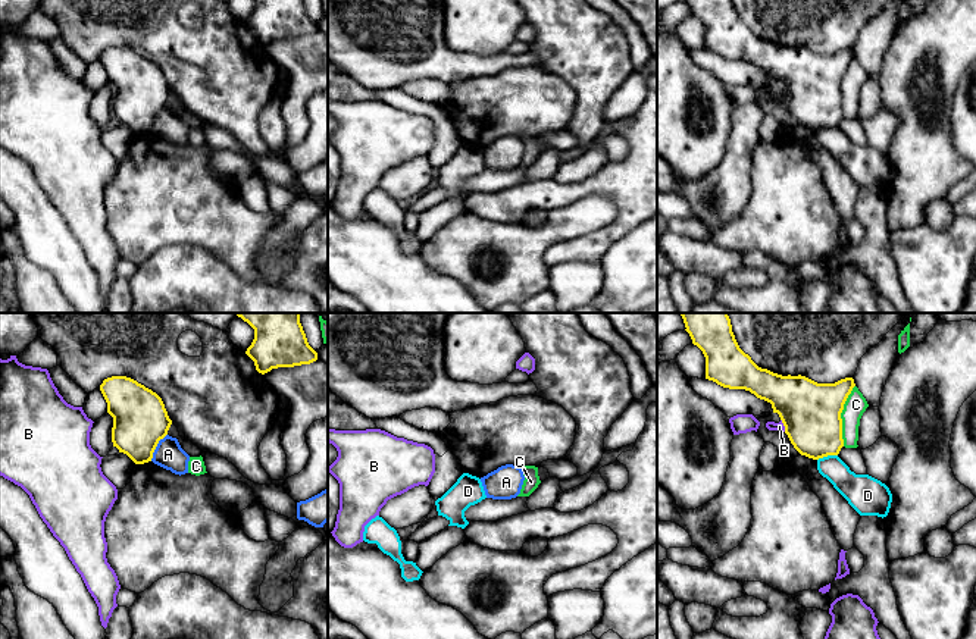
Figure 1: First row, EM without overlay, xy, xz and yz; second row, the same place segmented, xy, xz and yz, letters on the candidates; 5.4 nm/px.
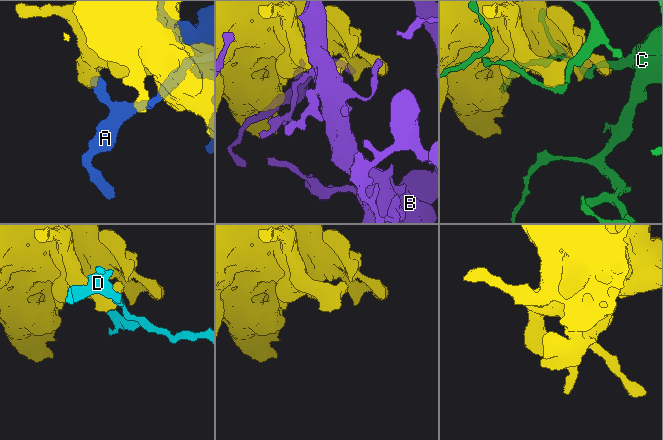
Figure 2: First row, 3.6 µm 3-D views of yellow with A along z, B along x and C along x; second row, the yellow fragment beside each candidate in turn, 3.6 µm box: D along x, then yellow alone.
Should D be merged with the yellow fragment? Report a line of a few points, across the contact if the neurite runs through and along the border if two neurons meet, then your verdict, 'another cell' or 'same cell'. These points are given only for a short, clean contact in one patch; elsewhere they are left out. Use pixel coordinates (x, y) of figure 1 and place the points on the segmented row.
line yz (837, 454), (828, 454), (817, 460); another cell

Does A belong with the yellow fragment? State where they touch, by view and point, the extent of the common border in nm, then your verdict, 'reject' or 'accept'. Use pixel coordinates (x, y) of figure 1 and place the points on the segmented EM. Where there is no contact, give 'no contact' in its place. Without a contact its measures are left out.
contact xy (156, 445); length 180 nm; reject

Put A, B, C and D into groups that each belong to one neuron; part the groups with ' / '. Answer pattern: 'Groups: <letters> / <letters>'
Groups: A / B / C / D

